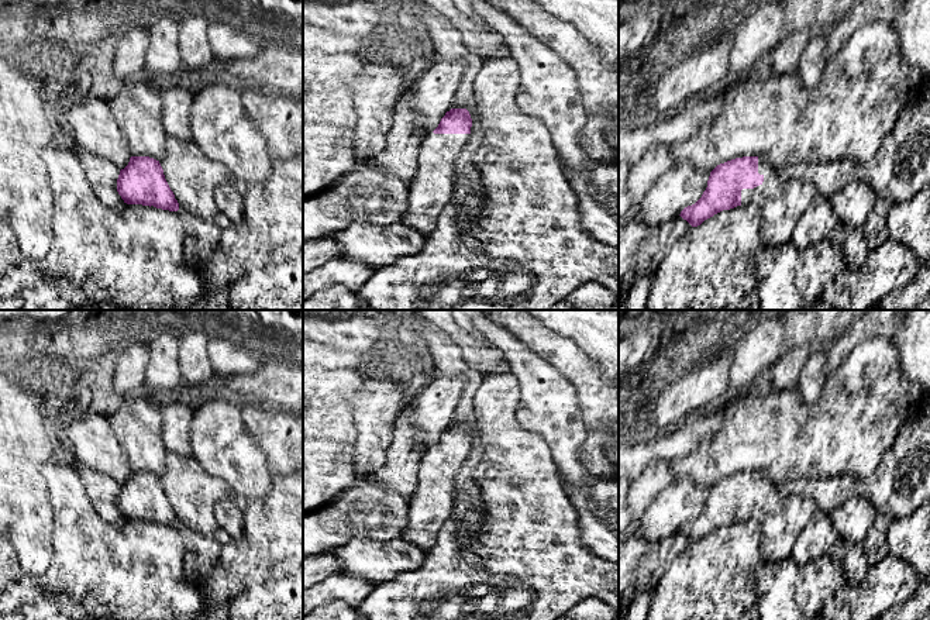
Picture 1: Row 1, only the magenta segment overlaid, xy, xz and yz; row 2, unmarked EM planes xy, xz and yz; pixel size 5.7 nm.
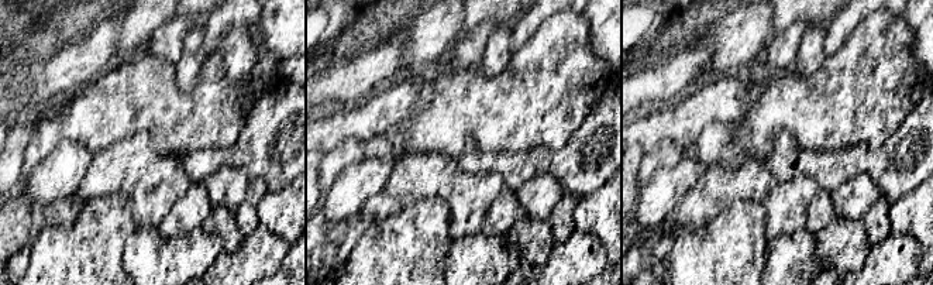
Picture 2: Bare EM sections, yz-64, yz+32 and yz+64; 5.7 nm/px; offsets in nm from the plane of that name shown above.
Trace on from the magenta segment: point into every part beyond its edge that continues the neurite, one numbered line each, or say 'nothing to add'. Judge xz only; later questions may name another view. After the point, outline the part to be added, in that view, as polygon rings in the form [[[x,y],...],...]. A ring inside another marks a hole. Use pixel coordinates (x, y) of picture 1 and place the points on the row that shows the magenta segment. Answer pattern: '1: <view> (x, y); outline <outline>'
1: xz (431, 189); outline [[[434,134],[421,138],[416,176],[409,186],[409,204],[402,223],[426,238],[454,193],[455,159],[465,148],[469,134]]]

